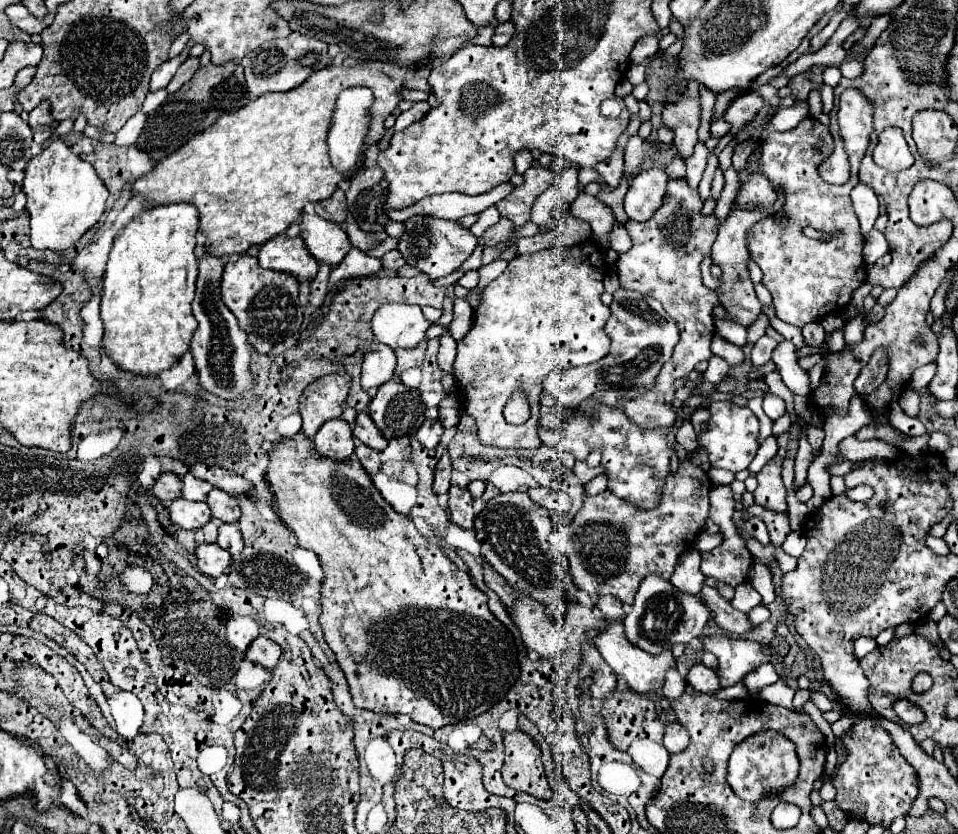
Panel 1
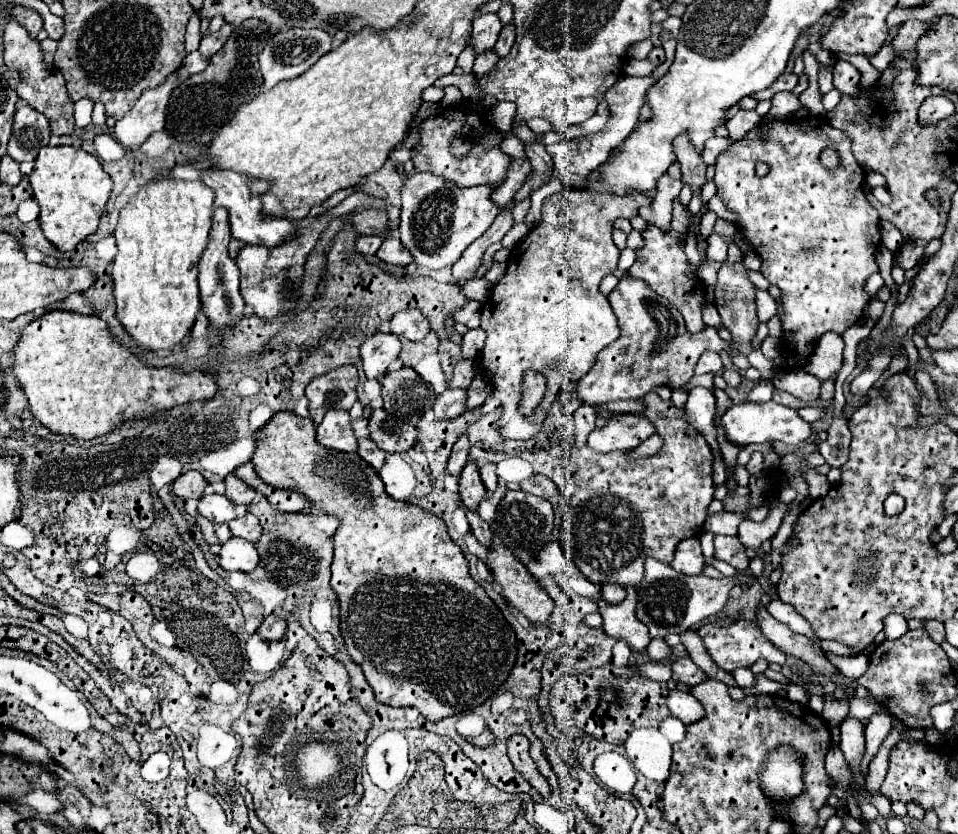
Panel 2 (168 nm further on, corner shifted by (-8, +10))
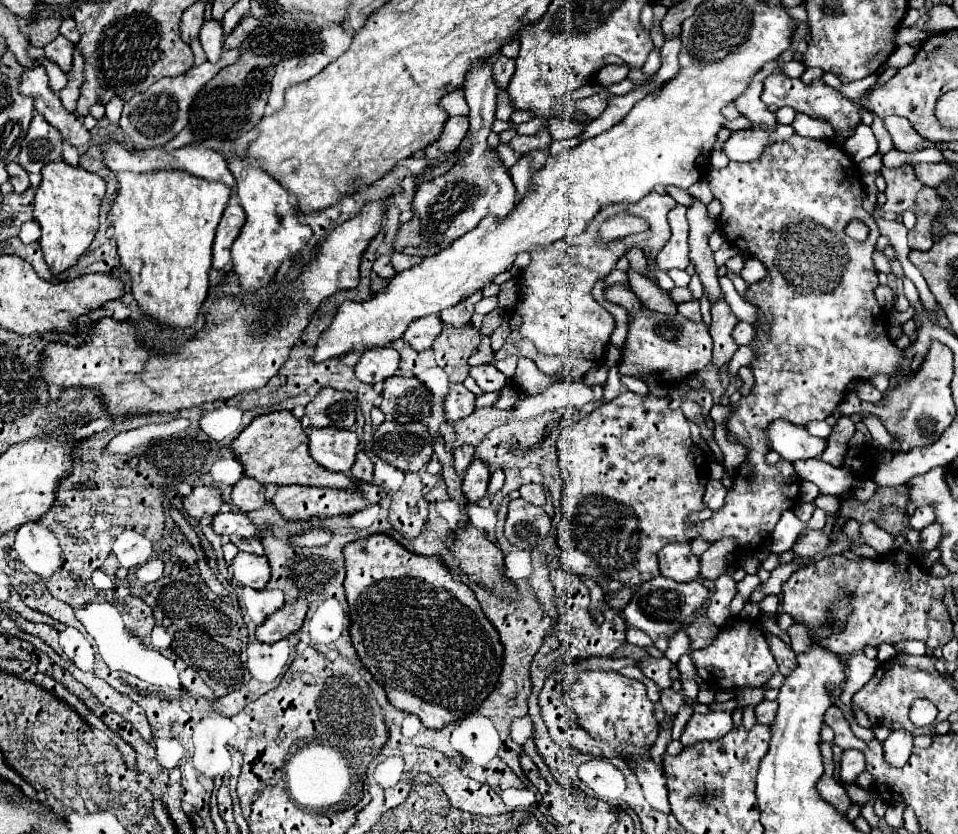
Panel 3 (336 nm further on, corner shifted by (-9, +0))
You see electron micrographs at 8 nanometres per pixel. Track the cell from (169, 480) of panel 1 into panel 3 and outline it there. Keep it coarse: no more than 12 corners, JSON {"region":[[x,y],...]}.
{"region":[[199,486],[183,498],[191,518],[217,516],[223,496],[217,486]]}

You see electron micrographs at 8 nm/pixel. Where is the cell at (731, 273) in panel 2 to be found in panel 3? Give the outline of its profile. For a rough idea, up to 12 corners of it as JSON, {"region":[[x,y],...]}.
{"region":[[725,300],[713,304],[713,364],[719,368],[739,346],[731,332],[739,320]]}

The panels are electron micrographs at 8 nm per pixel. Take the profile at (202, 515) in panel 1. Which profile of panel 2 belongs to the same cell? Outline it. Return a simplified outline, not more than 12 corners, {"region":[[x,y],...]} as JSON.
{"region":[[222,494],[198,500],[198,512],[214,524],[230,522],[234,504]]}

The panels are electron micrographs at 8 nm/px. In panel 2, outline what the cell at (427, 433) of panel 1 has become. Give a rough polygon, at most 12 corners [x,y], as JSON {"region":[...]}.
{"region":[[446,390],[434,402],[436,420],[466,412],[466,390]]}

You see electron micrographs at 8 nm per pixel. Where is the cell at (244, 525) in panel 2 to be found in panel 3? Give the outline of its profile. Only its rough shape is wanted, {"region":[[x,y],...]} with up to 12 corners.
{"region":[[231,536],[239,550],[263,556],[263,544],[257,538]]}

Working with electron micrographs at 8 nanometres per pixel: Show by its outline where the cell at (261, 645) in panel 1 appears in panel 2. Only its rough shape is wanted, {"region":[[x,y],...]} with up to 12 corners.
{"region":[[274,614],[258,628],[262,640],[286,638],[286,622]]}

